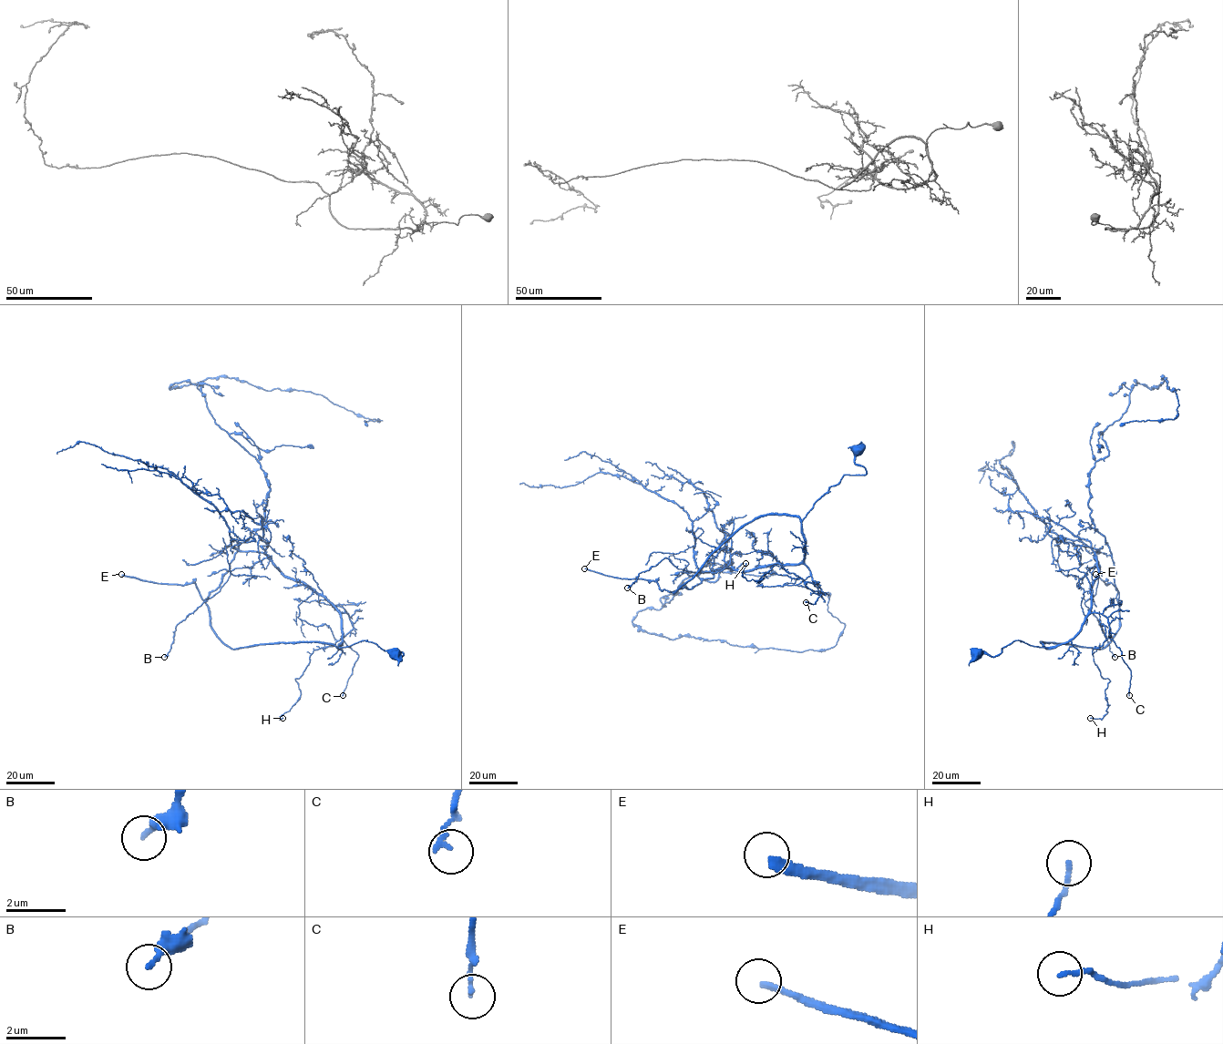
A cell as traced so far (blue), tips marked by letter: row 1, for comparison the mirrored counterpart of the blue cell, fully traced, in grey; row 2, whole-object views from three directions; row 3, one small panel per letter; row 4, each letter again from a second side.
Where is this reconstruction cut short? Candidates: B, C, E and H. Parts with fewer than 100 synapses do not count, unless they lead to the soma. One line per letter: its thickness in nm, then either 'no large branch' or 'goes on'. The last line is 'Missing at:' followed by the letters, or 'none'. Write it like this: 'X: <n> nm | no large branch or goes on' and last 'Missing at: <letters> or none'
B: 240 nm | no large branch
C: 160 nm | no large branch
E: 240 nm | goes on
H: 140 nm | no large branch
Missing at: E

